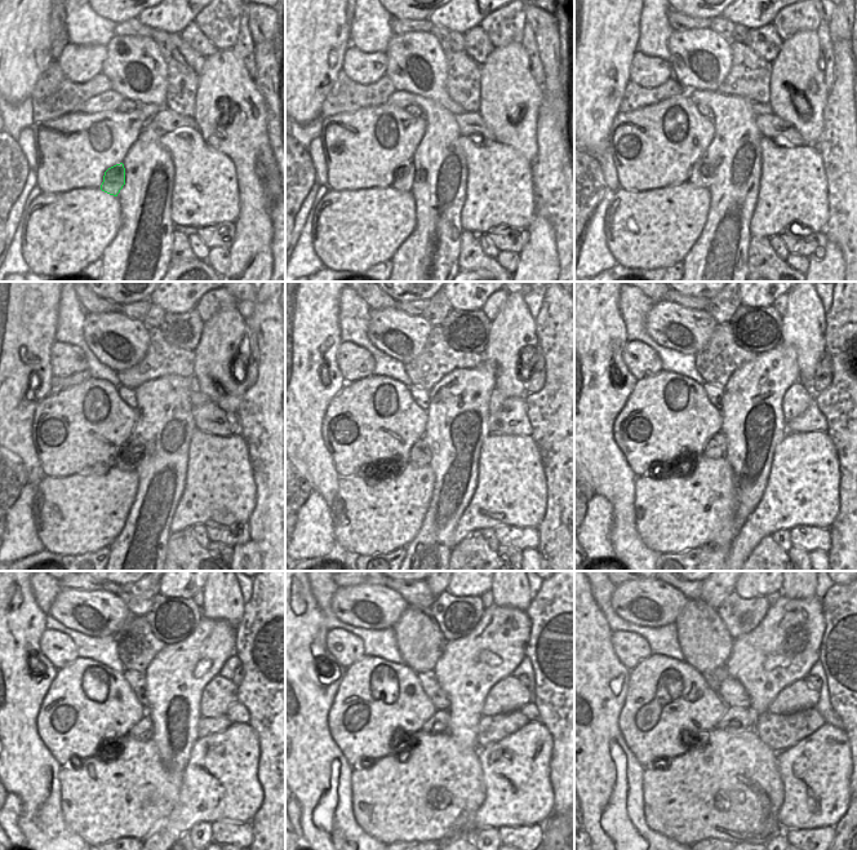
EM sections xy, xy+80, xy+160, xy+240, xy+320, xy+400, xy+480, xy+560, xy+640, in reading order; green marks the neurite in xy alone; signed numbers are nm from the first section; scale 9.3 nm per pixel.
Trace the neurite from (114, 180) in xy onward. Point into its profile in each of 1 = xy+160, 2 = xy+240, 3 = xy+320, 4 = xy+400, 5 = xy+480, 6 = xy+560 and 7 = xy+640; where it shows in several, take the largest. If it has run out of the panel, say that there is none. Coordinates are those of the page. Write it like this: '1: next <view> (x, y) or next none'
1: next xy+160 (697, 177)
2: next xy+240 (125, 461)
3: next xy+320 (420, 455)
4: next xy+400 (715, 447)
5: next xy+480 (142, 731)
6: next xy+560 (440, 722)
7: next xy+640 (745, 717)

